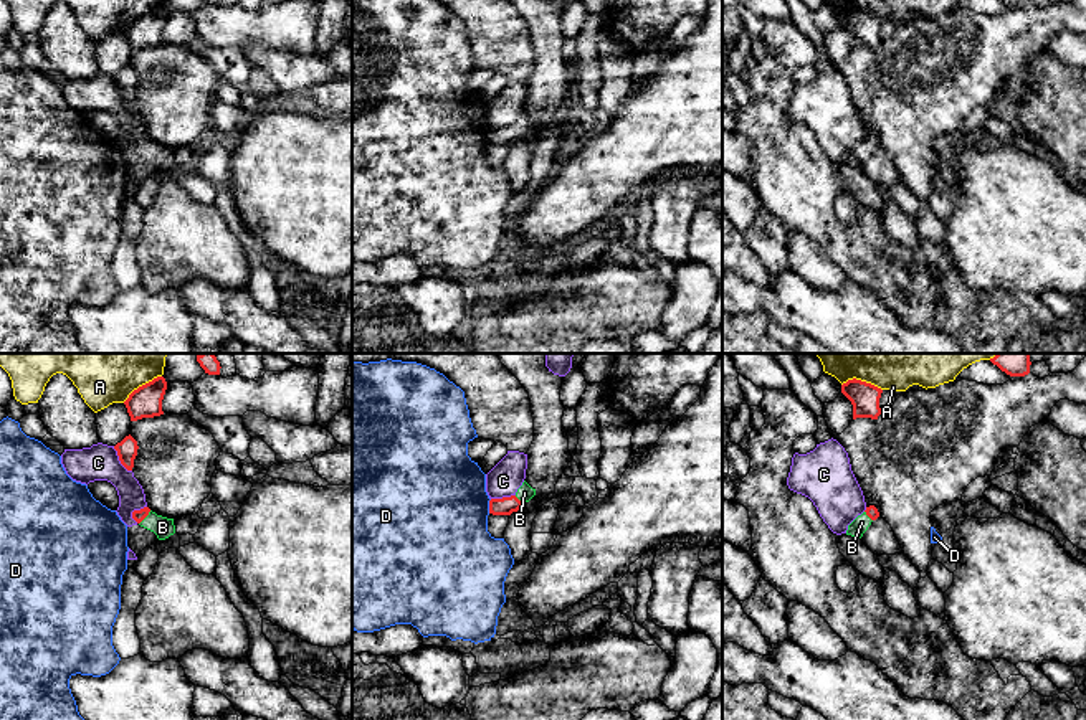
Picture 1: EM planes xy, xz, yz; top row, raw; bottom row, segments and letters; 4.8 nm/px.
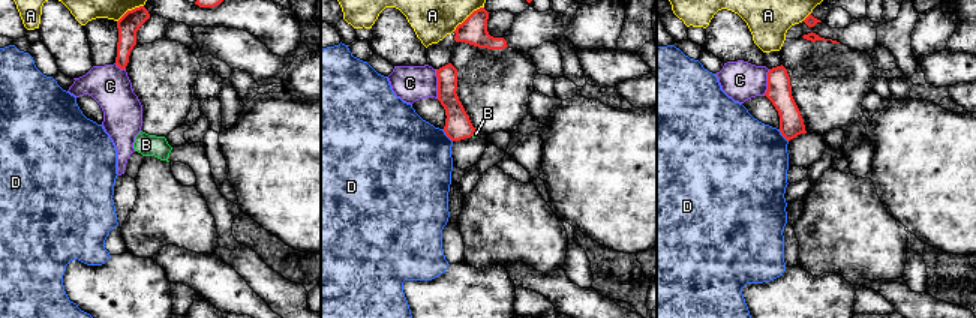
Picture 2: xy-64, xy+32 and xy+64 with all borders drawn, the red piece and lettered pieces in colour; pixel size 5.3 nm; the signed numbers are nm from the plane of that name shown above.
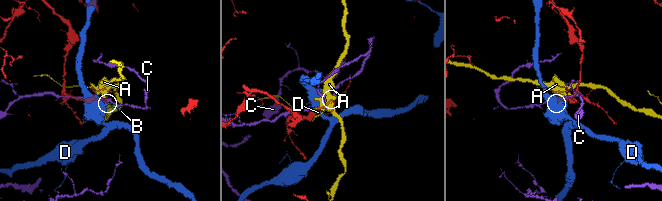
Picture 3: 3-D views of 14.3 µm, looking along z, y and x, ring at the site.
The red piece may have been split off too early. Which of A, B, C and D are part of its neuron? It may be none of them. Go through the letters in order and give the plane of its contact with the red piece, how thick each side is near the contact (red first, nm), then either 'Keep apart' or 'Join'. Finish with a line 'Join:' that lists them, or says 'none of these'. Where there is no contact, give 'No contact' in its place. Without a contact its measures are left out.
A: Touches red in yz. Thickness 140 nm (red) against 360 nm. Keep apart
B: Touches red in xy. Thickness 60 nm (red) against 100 nm. Join
C: Touches red in xy. Thickness 100 nm (red) against 180 nm. Keep apart
D: Touches red in xz. Thickness 90 nm (red) against 480 nm. Keep apart
Join: B

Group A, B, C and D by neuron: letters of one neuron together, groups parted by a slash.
A / B / C / D

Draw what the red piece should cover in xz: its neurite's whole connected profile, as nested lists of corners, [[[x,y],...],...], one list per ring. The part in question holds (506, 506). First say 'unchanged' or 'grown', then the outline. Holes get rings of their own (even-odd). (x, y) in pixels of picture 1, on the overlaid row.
grown; [[[524,481],[514,495],[503,497],[503,499],[491,499],[489,500],[489,514],[511,515],[512,512],[517,512],[522,505],[526,505],[534,495],[536,495],[536,489],[532,489]]]

